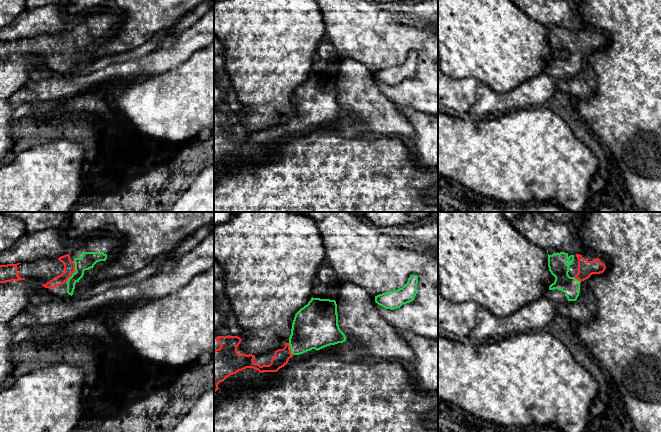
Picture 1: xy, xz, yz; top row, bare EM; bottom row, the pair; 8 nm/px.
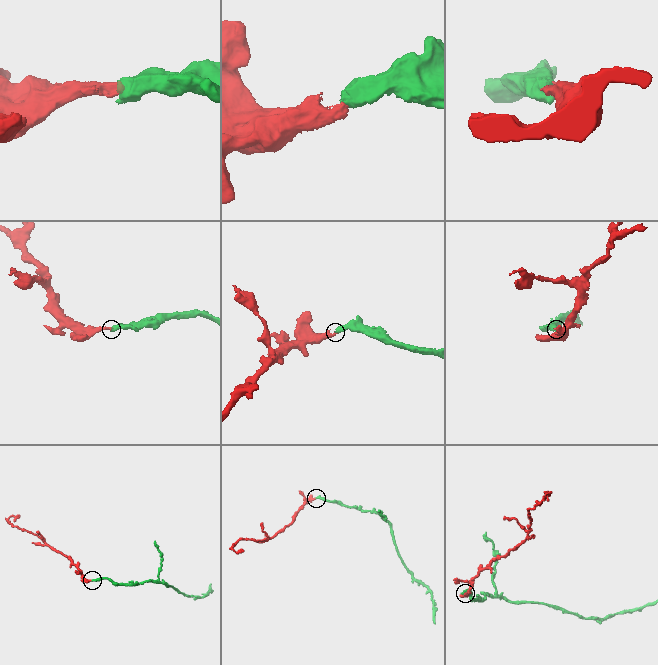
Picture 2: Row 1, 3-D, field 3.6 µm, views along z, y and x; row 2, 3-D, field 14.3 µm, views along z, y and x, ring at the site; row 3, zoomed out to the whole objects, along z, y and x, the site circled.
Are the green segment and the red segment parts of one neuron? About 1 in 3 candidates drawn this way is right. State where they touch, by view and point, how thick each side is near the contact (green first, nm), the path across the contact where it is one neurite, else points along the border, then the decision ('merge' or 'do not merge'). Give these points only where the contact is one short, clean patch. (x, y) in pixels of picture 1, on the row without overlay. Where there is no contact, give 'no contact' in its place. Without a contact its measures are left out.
contact xy (75, 43); calibres 130 and 100 nm; way xy (87, 37), (75, 43), (69, 42); merge

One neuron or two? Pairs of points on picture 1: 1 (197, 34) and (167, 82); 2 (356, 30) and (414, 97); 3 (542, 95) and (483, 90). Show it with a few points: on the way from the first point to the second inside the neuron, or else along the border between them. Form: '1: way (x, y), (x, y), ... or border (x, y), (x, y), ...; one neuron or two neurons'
1: border (193, 52), (178, 66), (154, 76); two neurons
2: way (384, 36), (408, 36), (425, 53), (425, 69); one neuron
3: way (527, 95), (518, 98), (498, 98); one neuron

